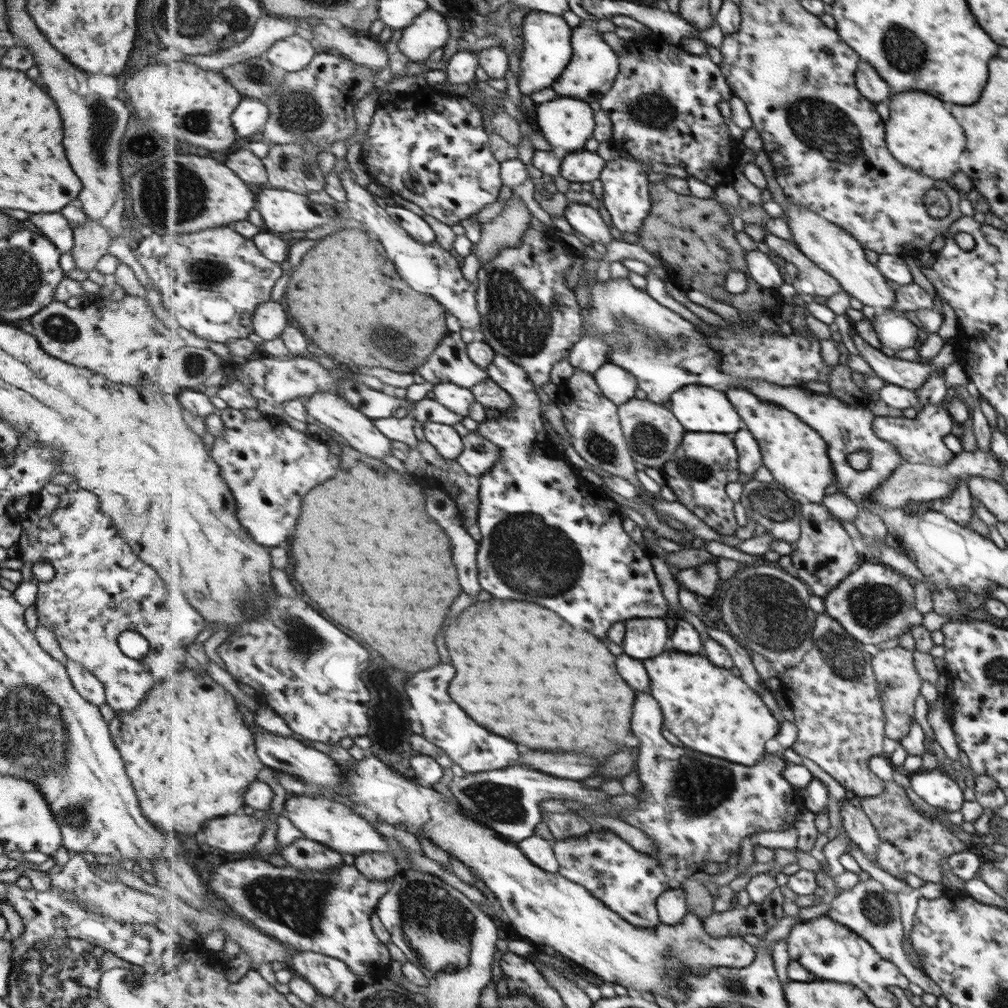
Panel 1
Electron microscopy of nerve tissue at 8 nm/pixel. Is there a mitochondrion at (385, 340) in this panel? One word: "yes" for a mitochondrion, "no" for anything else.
yes

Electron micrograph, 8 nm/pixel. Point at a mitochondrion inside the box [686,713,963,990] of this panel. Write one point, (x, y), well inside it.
(878, 909)

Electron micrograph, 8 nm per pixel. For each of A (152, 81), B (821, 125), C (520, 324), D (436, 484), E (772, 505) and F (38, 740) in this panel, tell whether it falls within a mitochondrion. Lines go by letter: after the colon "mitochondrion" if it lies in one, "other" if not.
A: other
B: mitochondrion
C: mitochondrion
D: other
E: mitochondrion
F: mitochondrion

